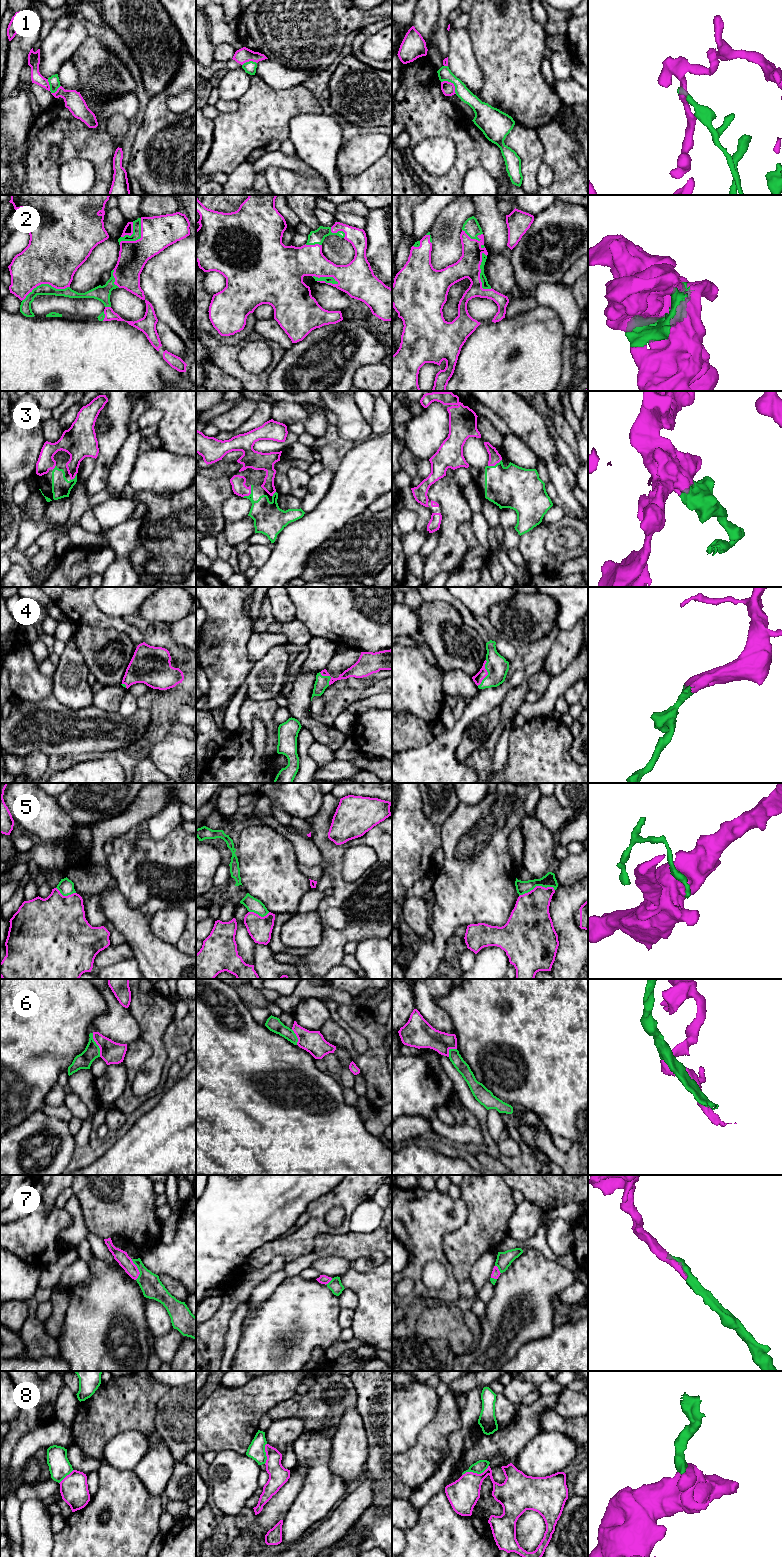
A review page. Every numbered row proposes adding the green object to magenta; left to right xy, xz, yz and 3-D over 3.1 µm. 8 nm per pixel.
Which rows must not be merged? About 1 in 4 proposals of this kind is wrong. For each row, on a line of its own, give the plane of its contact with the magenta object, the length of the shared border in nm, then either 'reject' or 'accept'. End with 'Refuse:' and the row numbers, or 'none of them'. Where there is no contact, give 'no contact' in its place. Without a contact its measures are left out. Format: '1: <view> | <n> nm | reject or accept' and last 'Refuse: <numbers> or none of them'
1: xy | 130 nm | reject
2: xy | 400 nm | accept
3: xz | 120 nm | accept
4: yz | 220 nm | accept
5: yz | 300 nm | reject
6: xy | 200 nm | reject
7: xy | 170 nm | accept
8: yz | 240 nm | reject
Refuse: 1, 5, 6, 8

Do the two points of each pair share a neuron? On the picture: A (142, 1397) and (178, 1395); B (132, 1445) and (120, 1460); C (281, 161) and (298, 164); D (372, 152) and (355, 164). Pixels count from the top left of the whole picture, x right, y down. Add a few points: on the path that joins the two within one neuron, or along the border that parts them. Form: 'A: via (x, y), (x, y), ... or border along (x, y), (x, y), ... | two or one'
A: border along (170, 1388), (158, 1401), (157, 1412), (154, 1418) | two
B: via (128, 1449), (121, 1456) | one
C: via (285, 161), (294, 163) | one
D: via (368, 152), (359, 160) | one

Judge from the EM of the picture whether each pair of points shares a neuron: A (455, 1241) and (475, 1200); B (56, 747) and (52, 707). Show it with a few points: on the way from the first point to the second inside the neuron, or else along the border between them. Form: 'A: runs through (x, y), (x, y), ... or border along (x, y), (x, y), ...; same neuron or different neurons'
A: runs through (465, 1232), (475, 1222), (475, 1210); same neuron
B: runs through (56, 737), (56, 732), (52, 728), (52, 717); same neuron

